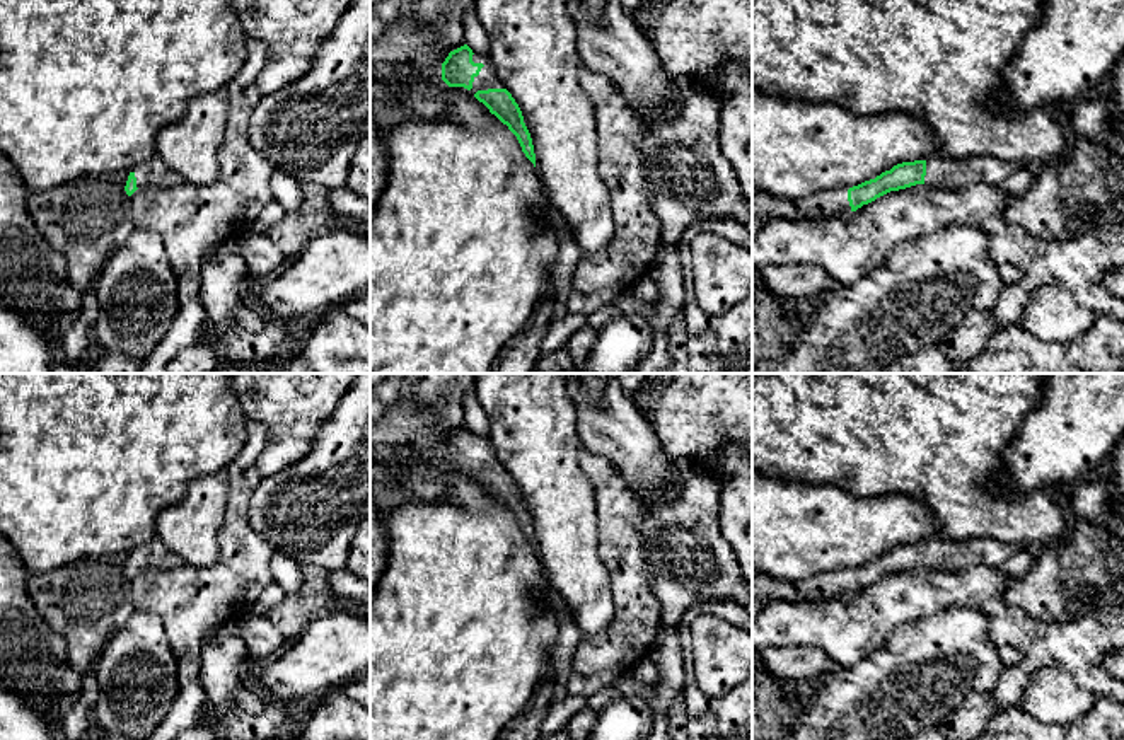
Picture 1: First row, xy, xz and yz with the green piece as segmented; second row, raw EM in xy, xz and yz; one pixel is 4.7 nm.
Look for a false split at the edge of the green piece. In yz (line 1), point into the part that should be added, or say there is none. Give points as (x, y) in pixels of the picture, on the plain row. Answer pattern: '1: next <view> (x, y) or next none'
1: next yz (828, 585)

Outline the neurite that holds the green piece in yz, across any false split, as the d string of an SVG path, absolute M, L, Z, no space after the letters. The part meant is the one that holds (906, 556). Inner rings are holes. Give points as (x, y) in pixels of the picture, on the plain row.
M936 537L928 542L897 546L890 552L858 568L839 568L807 578L752 575L752 600L803 602L843 598L890 573L906 571L916 566L950 571L972 564L998 568L1013 552L1015 547L1010 544L989 537L976 537L964 542L947 542Z

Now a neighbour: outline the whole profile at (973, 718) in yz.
M970 691L962 706L943 720L940 731L947 740L976 740L1003 709L993 704L991 694Z

